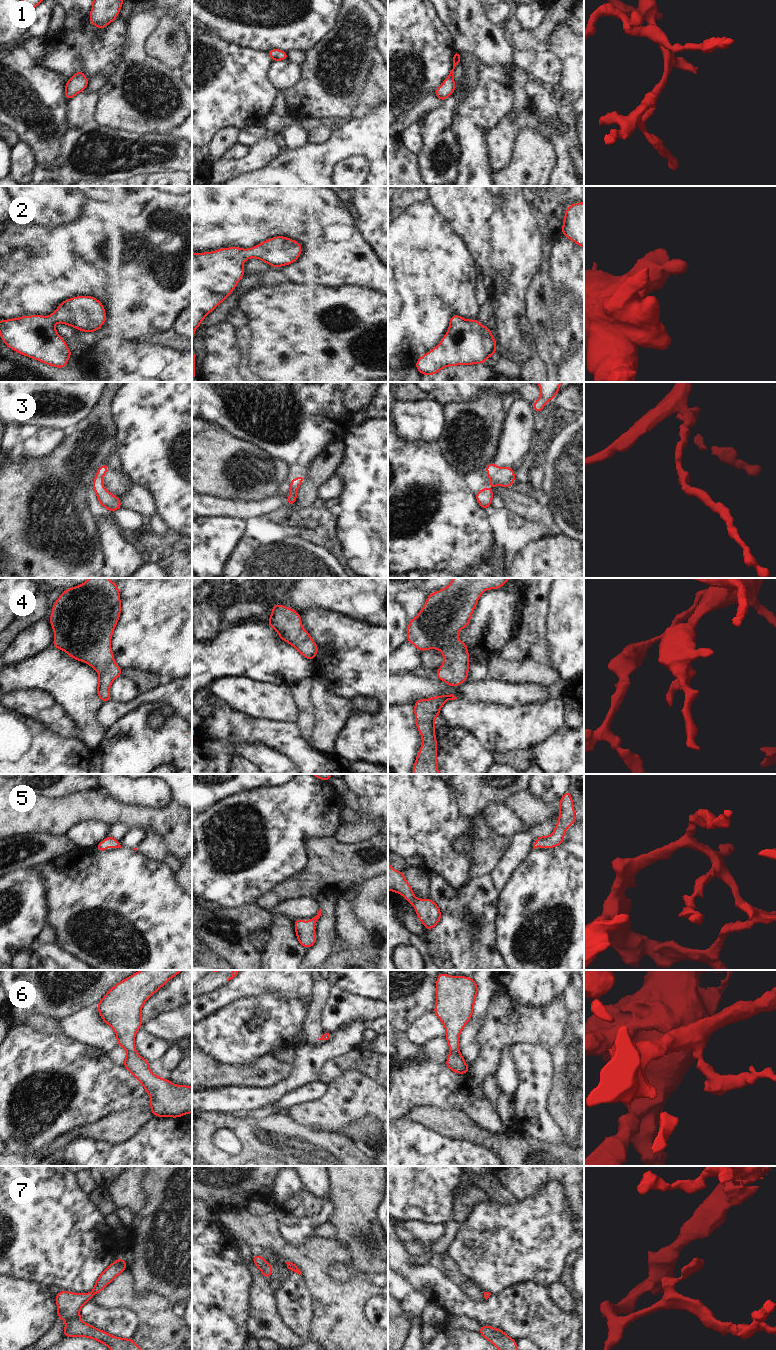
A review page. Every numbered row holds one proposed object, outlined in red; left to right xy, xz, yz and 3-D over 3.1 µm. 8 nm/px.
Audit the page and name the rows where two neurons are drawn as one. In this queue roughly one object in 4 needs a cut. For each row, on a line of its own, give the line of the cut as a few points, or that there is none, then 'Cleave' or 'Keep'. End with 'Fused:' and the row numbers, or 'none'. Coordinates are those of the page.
1: No split. Keep
2: No split. Keep
3: No split. Keep
4: No split. Keep
5: No split. Keep
6: No split. Keep
7: No split. Keep
Fused: none.

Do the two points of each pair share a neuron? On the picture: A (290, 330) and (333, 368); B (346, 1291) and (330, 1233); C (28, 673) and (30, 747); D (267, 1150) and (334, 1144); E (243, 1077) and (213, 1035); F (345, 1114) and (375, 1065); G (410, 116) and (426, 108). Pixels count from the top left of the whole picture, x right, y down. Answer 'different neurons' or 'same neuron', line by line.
A: same neuron
B: different neurons
C: different neurons
D: same neuron
E: different neurons
F: different neurons
G: same neuron

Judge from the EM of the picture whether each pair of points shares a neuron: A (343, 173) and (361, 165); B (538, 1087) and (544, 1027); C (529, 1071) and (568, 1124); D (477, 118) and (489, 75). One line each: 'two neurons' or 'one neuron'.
A: one neuron
B: two neurons
C: two neurons
D: one neuron

